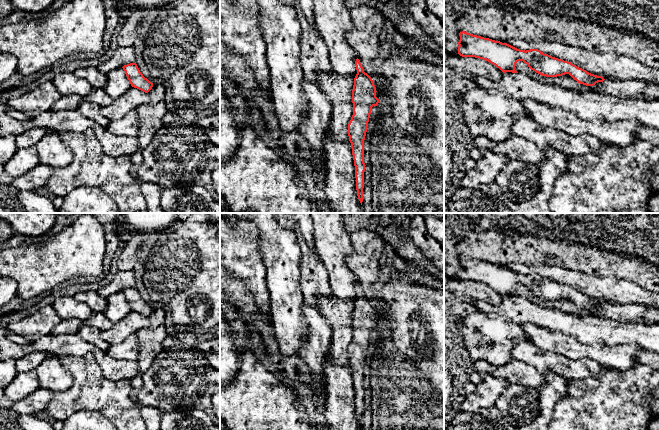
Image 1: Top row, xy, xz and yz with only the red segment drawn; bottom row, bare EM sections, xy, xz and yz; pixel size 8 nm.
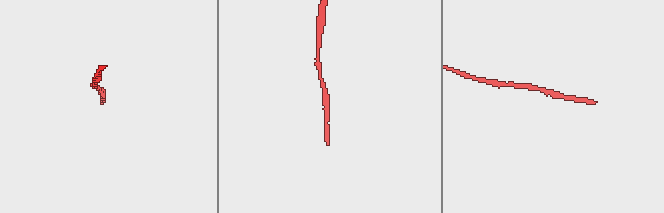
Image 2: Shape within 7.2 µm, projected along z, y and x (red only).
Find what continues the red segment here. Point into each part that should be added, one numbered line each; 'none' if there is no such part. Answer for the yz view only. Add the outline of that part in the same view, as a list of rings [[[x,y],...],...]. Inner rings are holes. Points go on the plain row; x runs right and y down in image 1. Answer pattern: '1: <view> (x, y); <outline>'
none

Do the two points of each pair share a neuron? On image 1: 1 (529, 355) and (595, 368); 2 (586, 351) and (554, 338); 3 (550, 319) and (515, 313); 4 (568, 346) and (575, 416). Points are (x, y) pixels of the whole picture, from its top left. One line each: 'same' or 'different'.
1: same
2: same
3: same
4: different

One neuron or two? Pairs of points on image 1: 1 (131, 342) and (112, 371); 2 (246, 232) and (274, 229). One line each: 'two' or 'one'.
1: two
2: two

